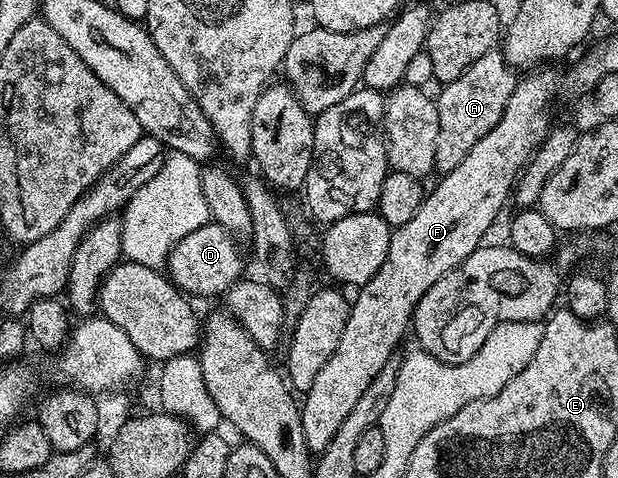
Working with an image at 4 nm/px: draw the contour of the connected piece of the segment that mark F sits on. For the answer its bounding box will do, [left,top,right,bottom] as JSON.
[300,67,559,455]

